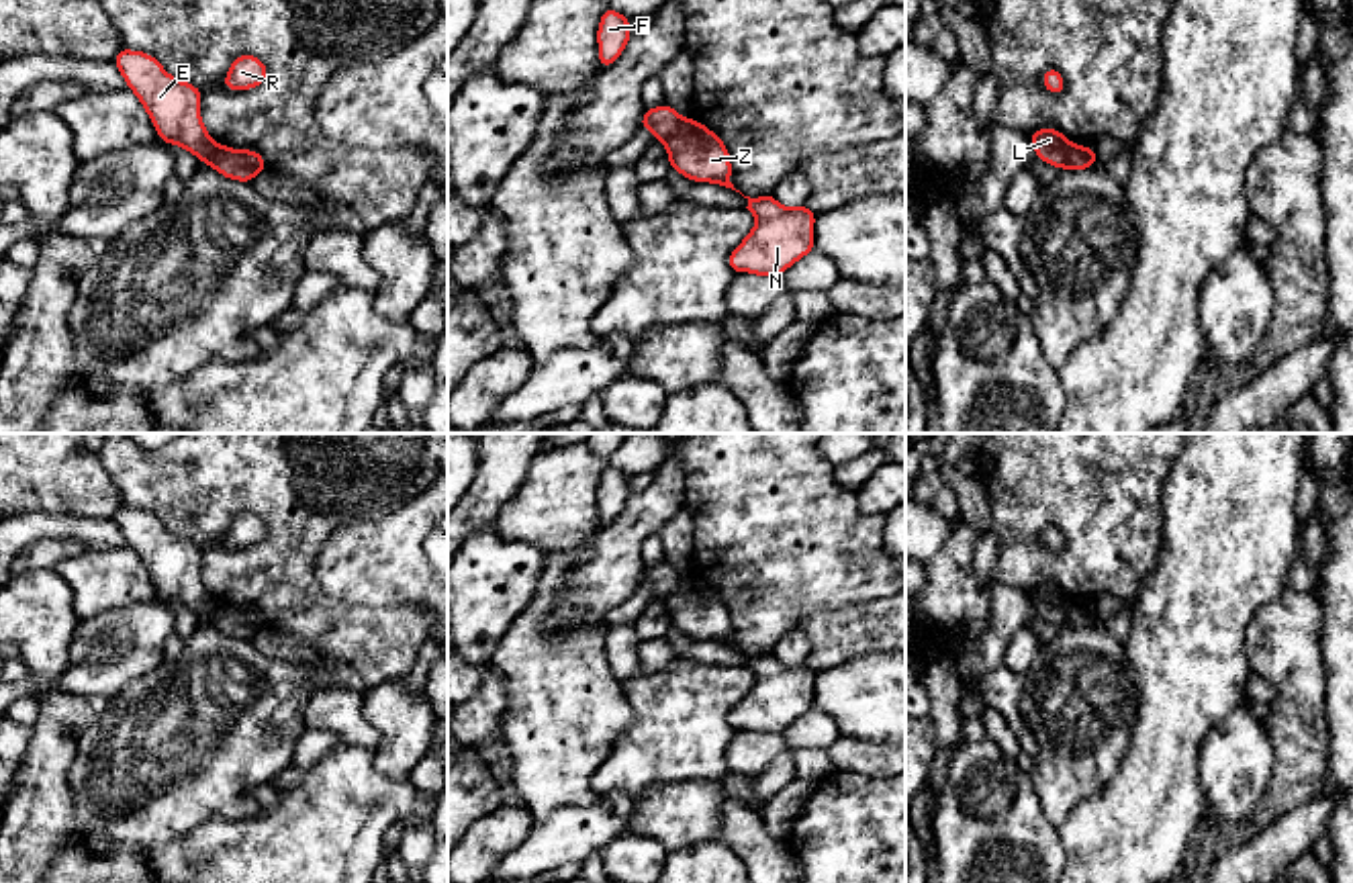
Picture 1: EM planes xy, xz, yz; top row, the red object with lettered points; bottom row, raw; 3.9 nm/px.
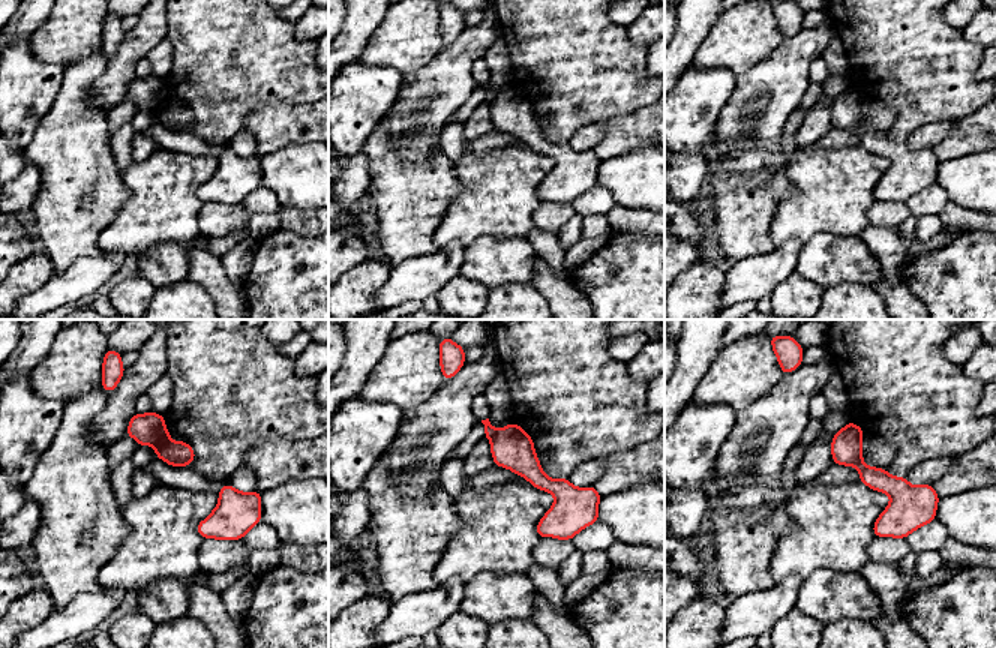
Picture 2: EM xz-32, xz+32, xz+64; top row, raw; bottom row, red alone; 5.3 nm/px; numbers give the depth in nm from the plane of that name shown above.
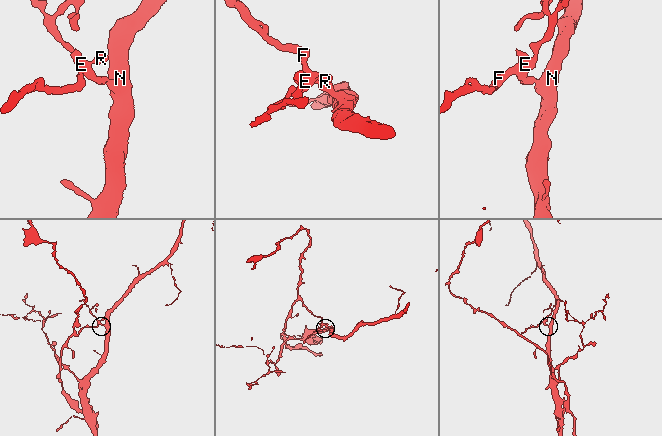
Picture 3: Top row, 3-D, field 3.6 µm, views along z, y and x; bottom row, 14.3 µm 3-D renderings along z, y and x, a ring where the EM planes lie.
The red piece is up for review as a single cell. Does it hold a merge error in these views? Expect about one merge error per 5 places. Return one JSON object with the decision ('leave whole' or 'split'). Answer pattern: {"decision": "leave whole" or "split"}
{"decision": "split"}

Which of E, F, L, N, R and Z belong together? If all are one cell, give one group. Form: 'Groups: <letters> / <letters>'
Groups: E F L R / N Z

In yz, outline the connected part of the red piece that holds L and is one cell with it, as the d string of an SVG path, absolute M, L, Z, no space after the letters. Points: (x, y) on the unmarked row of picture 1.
M1038 587L1030 593L1034 611L1057 628L1065 625L1073 601L1057 587Z

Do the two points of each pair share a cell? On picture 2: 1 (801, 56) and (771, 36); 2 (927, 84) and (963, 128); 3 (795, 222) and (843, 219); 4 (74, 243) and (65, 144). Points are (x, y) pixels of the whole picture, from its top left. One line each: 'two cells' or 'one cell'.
1: two cells
2: two cells
3: one cell
4: one cell

